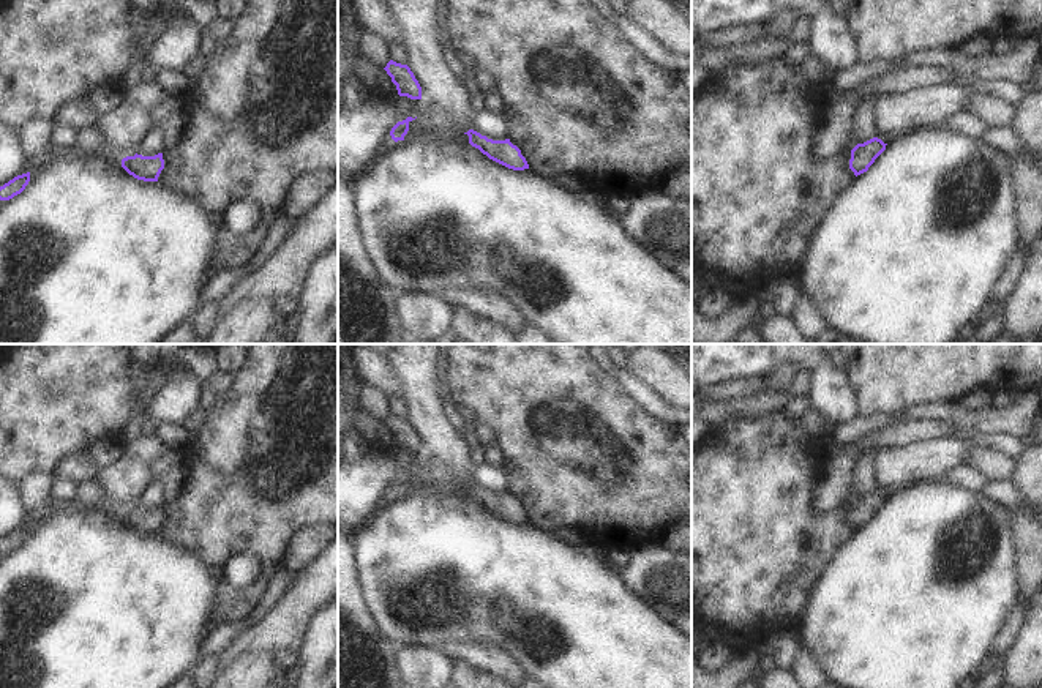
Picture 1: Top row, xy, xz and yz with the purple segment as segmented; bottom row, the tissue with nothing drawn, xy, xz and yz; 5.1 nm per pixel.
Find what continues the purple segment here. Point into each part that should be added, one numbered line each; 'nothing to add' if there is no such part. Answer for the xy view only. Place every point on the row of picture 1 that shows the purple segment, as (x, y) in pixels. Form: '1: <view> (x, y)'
nothing to add

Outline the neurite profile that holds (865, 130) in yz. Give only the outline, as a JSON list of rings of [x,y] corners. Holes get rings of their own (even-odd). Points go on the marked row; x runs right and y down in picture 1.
[[[867,95],[865,99],[856,109],[854,136],[859,144],[873,139],[878,133],[873,118],[875,98],[876,98],[875,95]]]

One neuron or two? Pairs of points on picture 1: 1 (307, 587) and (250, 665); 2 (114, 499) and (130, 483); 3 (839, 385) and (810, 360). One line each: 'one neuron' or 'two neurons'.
1: two neurons
2: one neuron
3: one neuron

